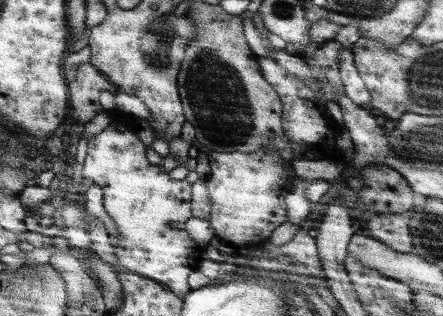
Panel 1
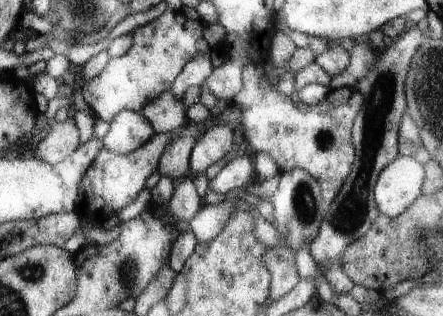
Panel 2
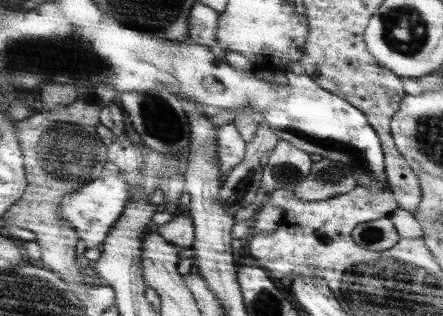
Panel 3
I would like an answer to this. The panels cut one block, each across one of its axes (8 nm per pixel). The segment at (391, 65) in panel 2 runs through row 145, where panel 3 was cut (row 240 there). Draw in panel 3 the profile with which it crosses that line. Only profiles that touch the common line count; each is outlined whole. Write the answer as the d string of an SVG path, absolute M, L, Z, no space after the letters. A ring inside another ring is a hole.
M383 216L379 220L369 220L369 222L361 222L353 228L351 238L365 250L373 250L373 252L387 252L389 248L395 246L395 242L399 240L399 234L393 226L393 222Z

